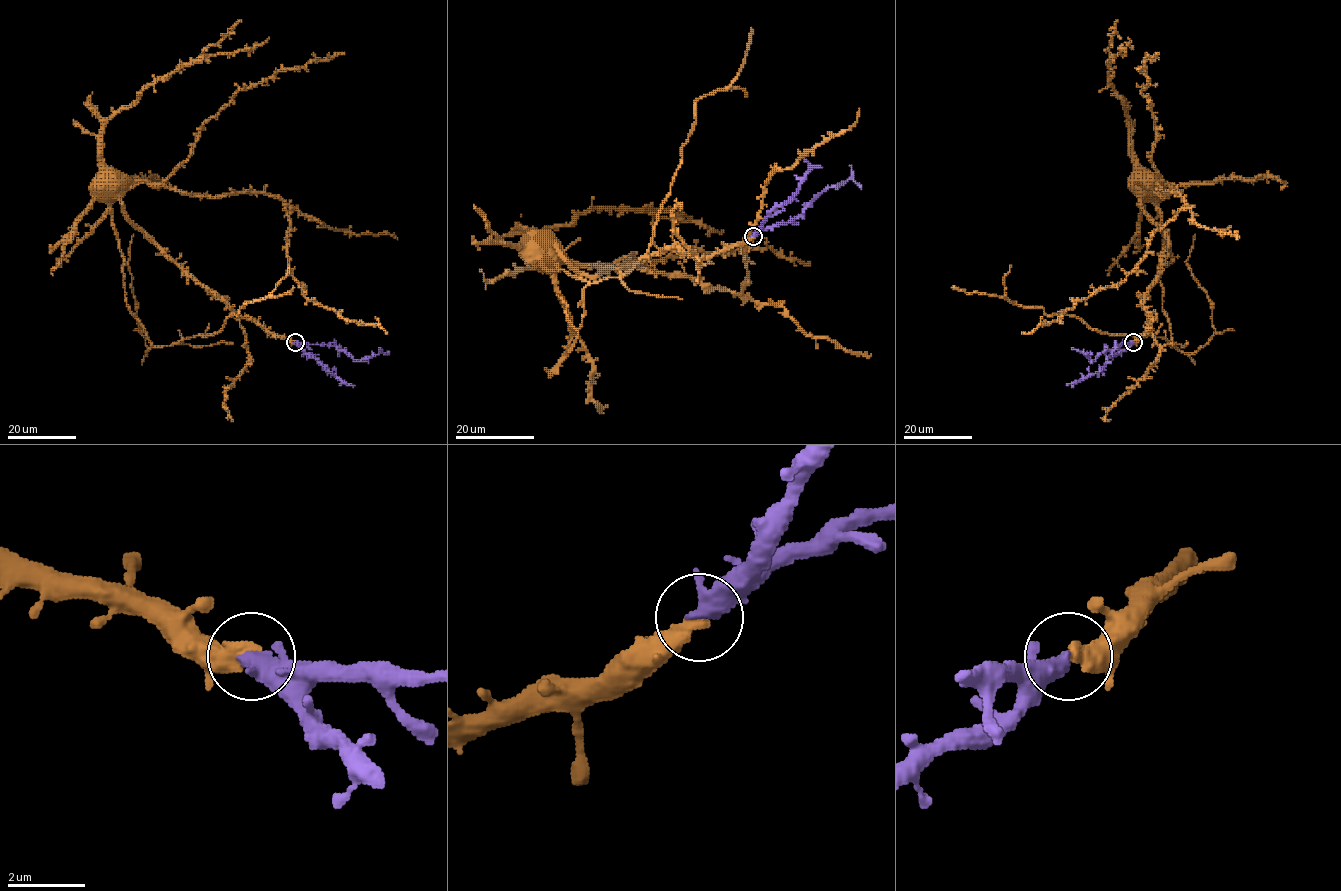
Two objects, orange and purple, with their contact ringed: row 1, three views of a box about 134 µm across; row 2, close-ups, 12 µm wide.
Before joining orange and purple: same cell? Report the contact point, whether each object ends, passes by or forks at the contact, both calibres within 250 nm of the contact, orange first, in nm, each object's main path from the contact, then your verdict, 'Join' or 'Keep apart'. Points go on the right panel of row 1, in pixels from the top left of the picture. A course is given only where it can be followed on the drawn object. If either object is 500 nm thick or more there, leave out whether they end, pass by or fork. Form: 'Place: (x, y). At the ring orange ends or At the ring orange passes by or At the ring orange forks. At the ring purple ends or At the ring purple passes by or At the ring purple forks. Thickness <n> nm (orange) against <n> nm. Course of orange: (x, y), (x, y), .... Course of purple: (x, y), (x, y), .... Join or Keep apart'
Place: (1133, 342). Thickness 480 nm (orange) against 500 nm. Course of orange: (1133, 342), (1151, 322), (1144, 297), (1168, 246), (1148, 199), (1161, 217), (1173, 346), (952, 287). Course of purple: (1133, 342), (1104, 350), (1093, 361), (1071, 348). Join

